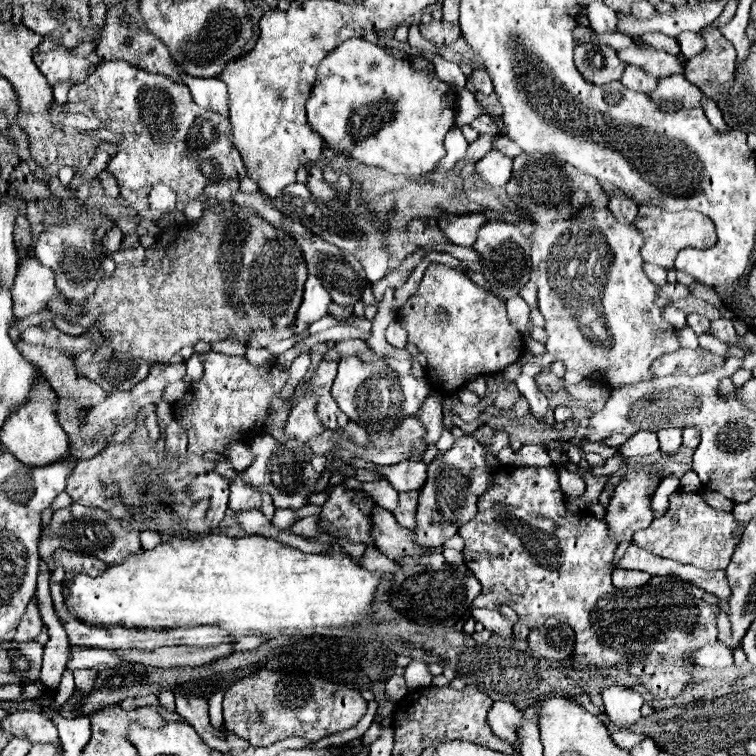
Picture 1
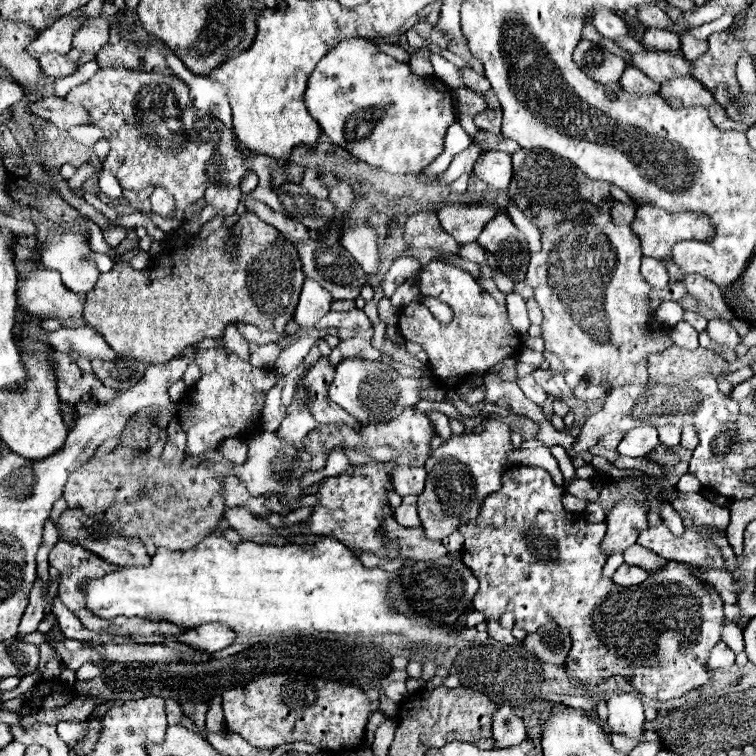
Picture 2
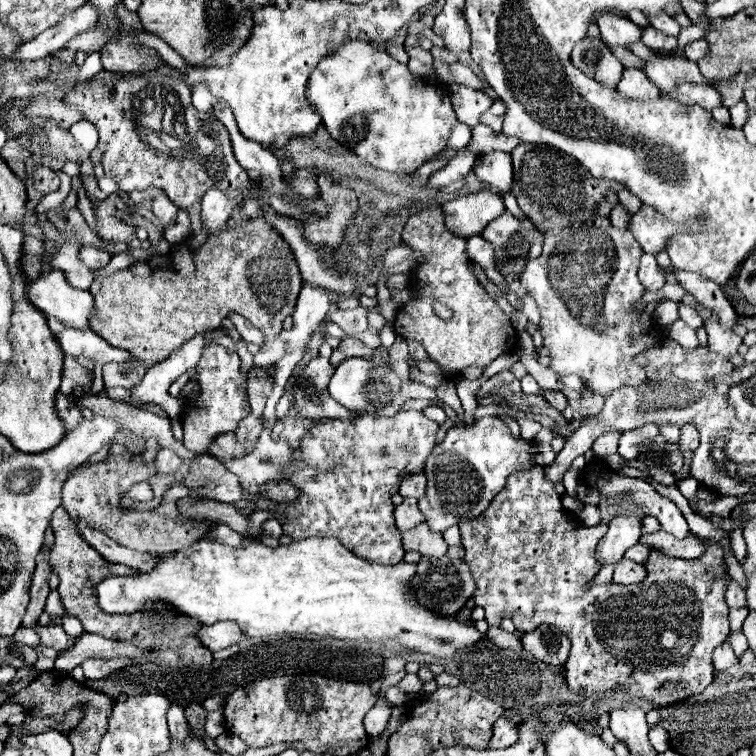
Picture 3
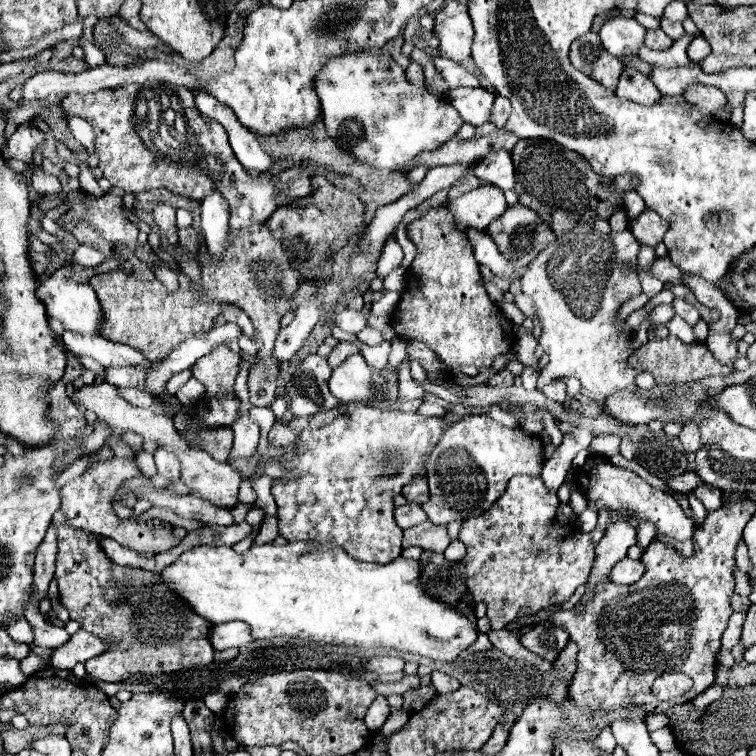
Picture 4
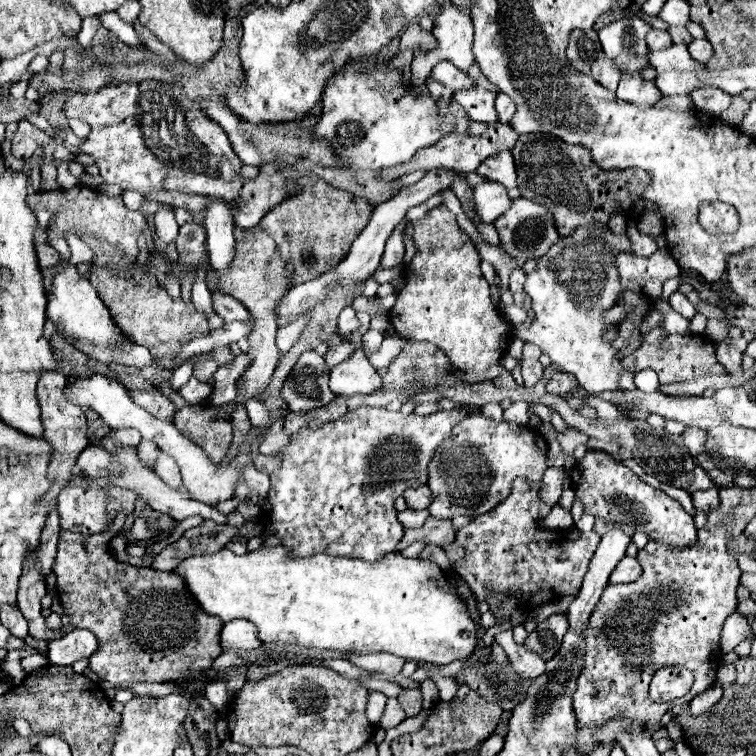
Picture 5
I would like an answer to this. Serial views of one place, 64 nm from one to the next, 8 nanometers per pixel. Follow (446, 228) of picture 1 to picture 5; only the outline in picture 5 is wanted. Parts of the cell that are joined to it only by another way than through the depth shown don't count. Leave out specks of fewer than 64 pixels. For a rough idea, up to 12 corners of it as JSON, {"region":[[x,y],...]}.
{"region":[[502,184],[474,188],[474,216],[494,222],[512,204]]}

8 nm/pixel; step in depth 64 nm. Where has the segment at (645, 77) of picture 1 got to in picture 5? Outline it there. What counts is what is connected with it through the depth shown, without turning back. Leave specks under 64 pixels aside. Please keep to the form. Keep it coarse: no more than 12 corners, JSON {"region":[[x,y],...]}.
{"region":[[622,74],[616,96],[650,108],[662,94],[642,76]]}

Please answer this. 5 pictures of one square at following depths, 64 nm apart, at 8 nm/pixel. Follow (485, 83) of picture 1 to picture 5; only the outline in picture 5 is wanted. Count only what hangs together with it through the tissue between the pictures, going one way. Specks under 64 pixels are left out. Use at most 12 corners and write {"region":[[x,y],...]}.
{"region":[[448,60],[432,70],[432,80],[450,90],[474,88],[474,80]]}

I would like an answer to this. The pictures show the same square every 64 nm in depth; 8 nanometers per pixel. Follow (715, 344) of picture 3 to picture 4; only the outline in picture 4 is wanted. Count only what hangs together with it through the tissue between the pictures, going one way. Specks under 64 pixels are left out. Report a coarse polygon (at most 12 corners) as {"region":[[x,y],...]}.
{"region":[[710,330],[706,346],[722,364],[732,366],[738,340]]}

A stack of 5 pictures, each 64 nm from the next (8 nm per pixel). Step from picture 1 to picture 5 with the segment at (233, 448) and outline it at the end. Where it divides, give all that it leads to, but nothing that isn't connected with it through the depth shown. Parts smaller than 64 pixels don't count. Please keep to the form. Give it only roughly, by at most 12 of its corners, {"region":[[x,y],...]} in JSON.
{"region":[[184,406],[174,424],[214,462],[232,444],[228,420],[214,420],[218,408]]}

